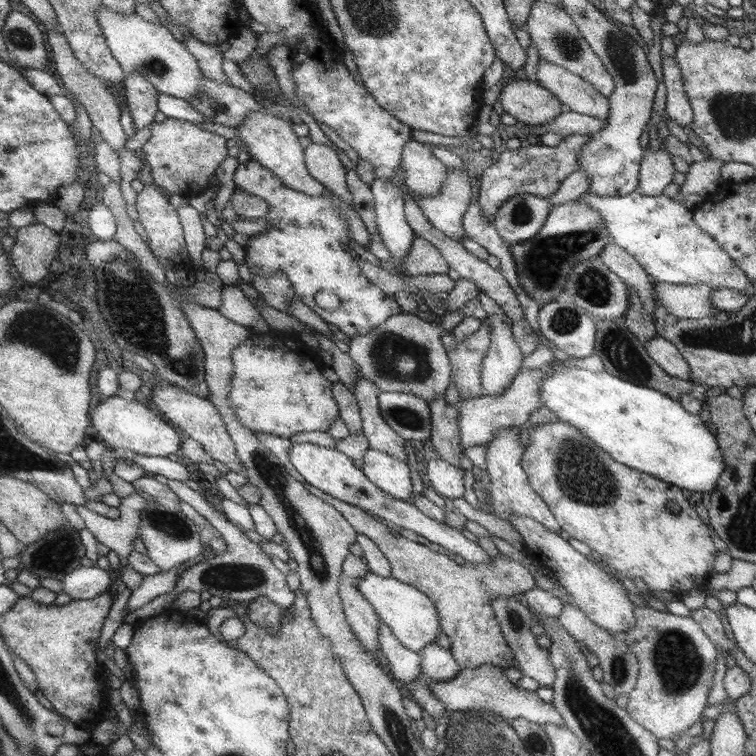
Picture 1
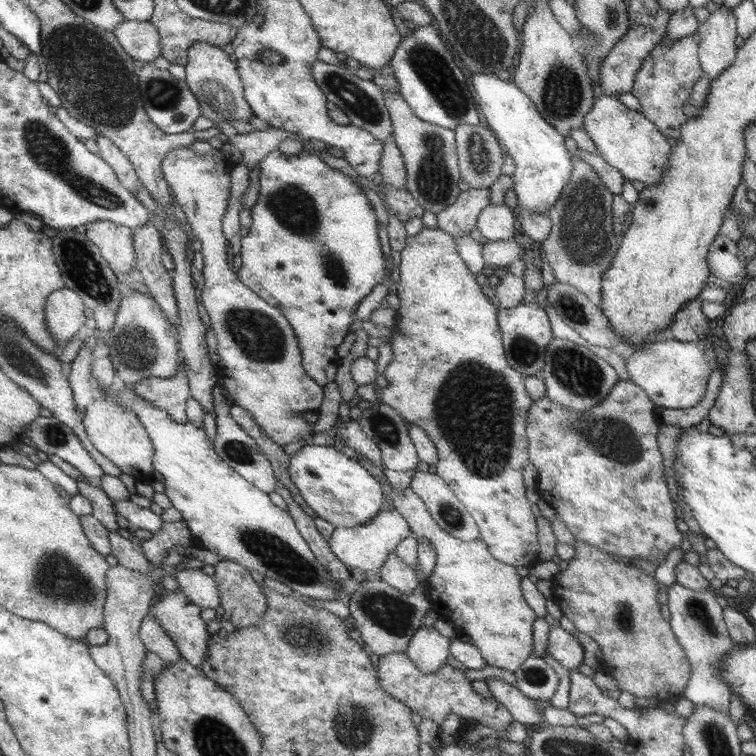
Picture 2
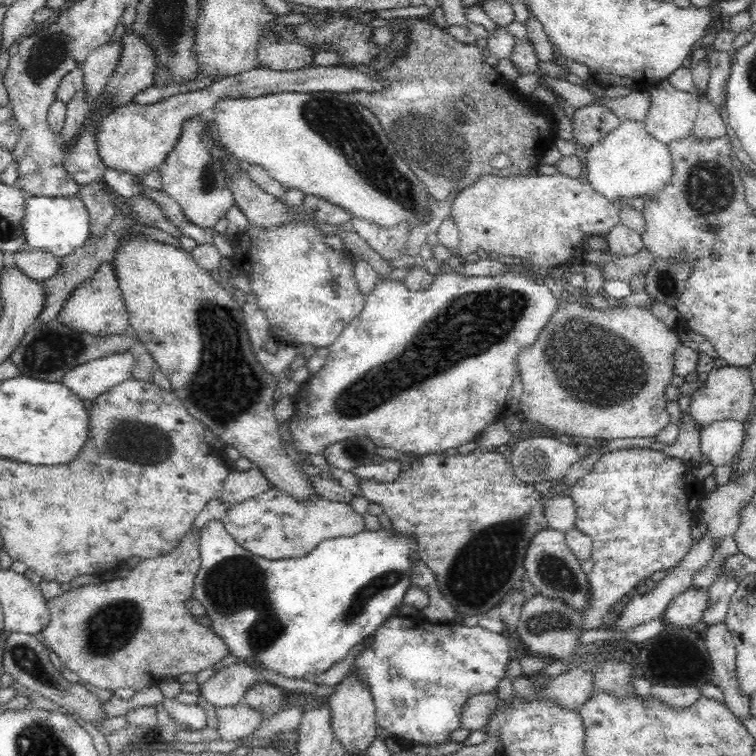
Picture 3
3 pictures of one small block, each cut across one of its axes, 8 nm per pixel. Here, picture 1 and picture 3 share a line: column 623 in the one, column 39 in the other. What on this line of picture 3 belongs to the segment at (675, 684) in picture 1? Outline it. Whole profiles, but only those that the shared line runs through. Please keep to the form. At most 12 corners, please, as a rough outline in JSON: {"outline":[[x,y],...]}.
{"outline":[[200,530],[47,600],[82,685],[142,690],[230,649],[184,610]]}

